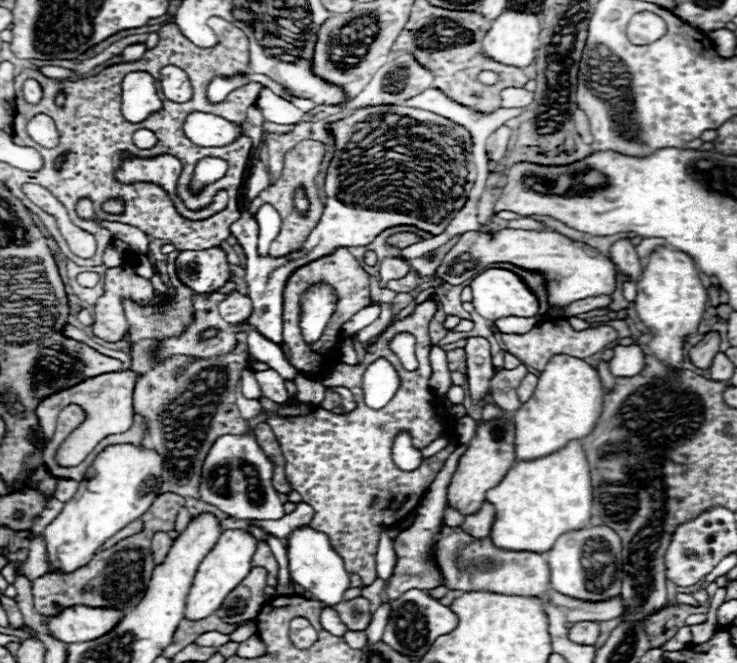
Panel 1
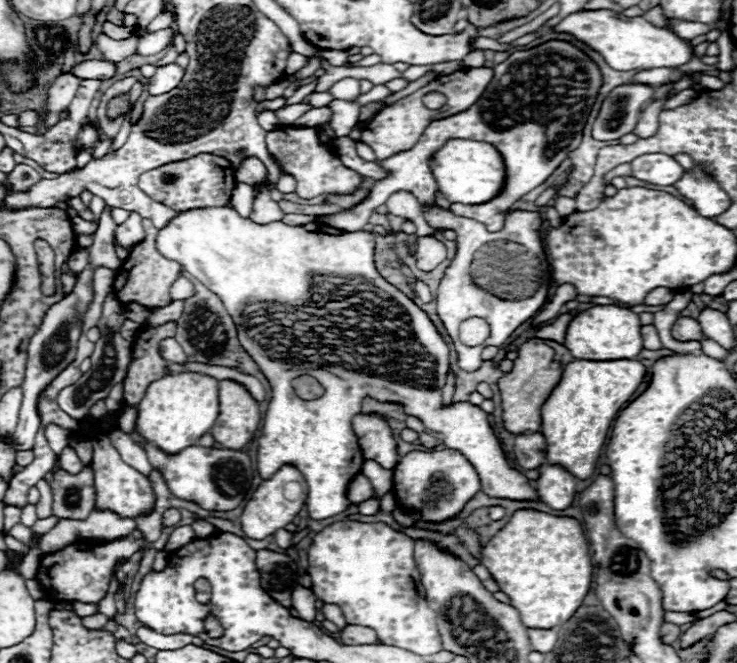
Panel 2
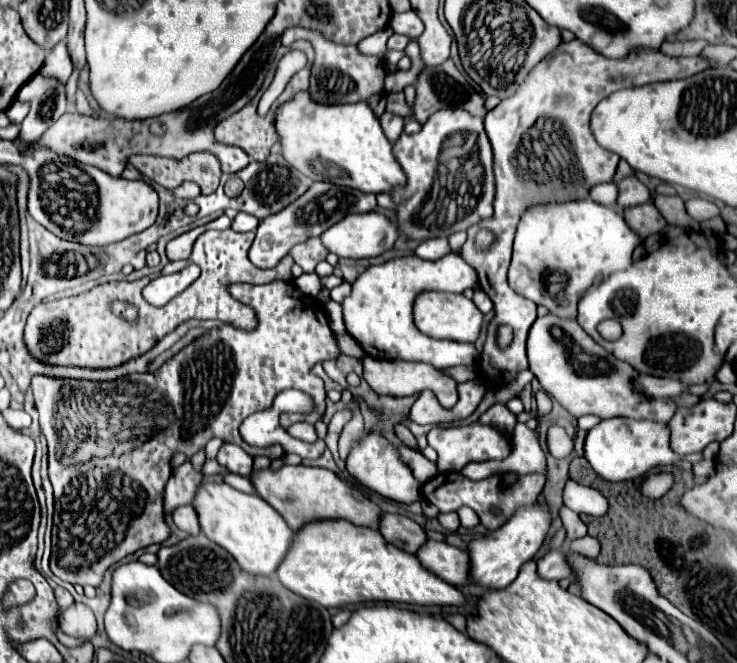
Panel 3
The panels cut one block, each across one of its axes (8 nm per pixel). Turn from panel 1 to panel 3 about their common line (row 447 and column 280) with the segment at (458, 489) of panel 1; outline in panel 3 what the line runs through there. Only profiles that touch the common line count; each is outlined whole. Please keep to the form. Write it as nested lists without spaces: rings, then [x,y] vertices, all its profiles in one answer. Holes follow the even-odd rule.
[[[284,464],[280,470],[260,470],[254,472],[252,484],[256,488],[256,494],[264,498],[280,516],[286,520],[286,524],[298,532],[302,526],[310,522],[320,520],[348,520],[356,526],[366,526],[372,530],[380,528],[382,510],[368,500],[360,490],[352,488],[344,480],[340,480],[332,470],[320,468],[320,466],[288,466]]]

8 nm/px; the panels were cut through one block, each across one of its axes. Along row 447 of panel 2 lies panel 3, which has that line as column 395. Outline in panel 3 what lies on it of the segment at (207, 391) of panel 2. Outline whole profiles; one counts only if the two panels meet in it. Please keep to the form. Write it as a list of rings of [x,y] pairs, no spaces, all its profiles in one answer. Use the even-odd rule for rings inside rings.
[[[300,92],[292,102],[278,108],[276,130],[284,158],[312,180],[356,188],[364,194],[390,194],[394,188],[406,184],[404,170],[400,170],[392,152],[392,142],[366,102],[316,106],[308,98],[308,92]]]

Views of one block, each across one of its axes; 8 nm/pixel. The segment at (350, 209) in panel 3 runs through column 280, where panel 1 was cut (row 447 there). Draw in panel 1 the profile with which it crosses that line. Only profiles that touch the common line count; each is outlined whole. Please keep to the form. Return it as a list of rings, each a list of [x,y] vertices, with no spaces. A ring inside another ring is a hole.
[[[252,432],[248,436],[224,434],[214,440],[202,464],[200,498],[220,508],[228,516],[252,520],[280,520],[282,516],[286,516],[286,512],[278,498],[278,492],[272,486],[272,472],[274,464],[270,464],[270,460],[264,456]]]

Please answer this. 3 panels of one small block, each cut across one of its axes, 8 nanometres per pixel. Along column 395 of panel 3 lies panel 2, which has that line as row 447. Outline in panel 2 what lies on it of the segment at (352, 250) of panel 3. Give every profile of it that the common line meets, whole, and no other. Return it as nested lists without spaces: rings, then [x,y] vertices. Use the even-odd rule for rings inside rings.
[[[232,380],[218,384],[220,414],[210,428],[210,434],[228,450],[242,450],[254,436],[260,424],[258,402],[246,396],[246,390]]]

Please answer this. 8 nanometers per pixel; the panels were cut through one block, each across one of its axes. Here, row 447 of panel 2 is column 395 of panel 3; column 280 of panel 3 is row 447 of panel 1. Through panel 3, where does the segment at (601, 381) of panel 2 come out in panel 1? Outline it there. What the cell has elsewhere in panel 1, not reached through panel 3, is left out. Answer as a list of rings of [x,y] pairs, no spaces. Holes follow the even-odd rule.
[[[572,440],[548,456],[516,462],[504,480],[496,488],[490,488],[486,500],[492,500],[496,508],[496,522],[490,536],[498,548],[524,552],[550,550],[564,532],[590,524],[592,482],[582,442]]]

